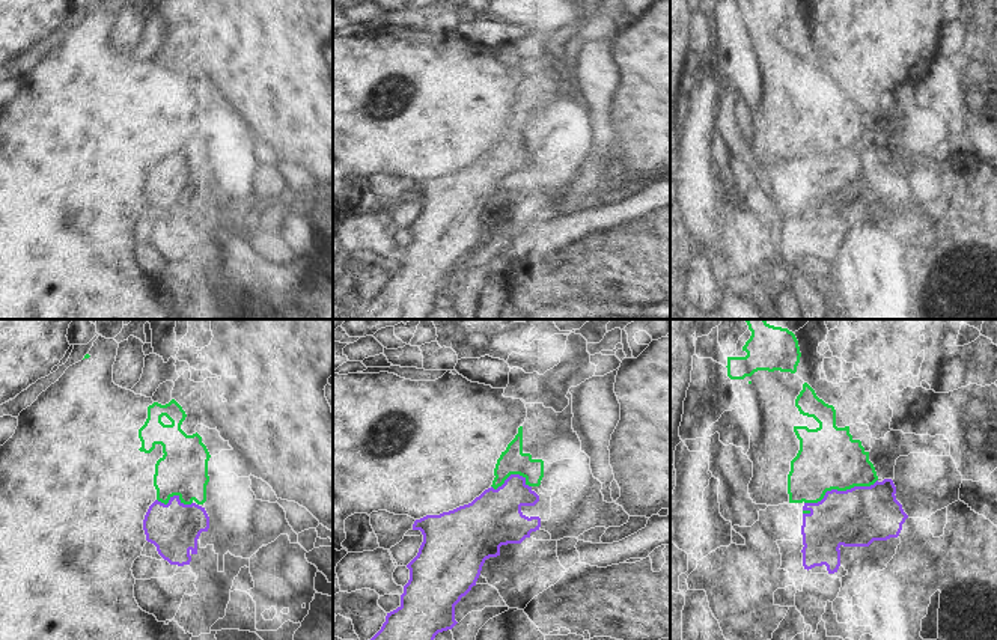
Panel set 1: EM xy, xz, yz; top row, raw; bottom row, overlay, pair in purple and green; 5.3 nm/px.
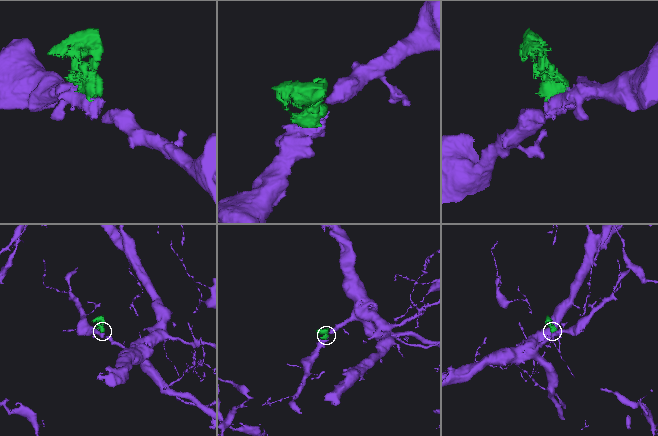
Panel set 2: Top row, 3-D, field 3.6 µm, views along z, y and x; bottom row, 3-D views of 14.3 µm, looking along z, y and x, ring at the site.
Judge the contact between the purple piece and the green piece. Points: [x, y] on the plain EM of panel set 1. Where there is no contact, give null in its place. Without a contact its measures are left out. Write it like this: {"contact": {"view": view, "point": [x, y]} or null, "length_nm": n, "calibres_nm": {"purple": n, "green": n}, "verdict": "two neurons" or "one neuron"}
{"contact": {"view": "yz", "point": [839, 154]}, "length_nm": 420, "calibres_nm": {"purple": 320, "green": 320}, "verdict": "two neurons"}

